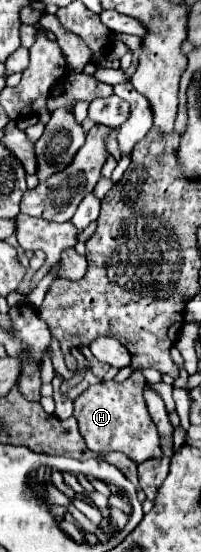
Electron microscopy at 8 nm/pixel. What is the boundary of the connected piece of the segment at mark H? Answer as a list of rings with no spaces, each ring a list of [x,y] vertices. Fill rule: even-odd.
[[[131,375],[123,383],[115,381],[101,381],[87,387],[79,397],[75,397],[75,419],[79,421],[81,435],[91,451],[105,455],[113,451],[121,451],[131,457],[135,463],[143,463],[147,459],[155,459],[161,455],[159,431],[147,411],[145,399],[145,379]]]

